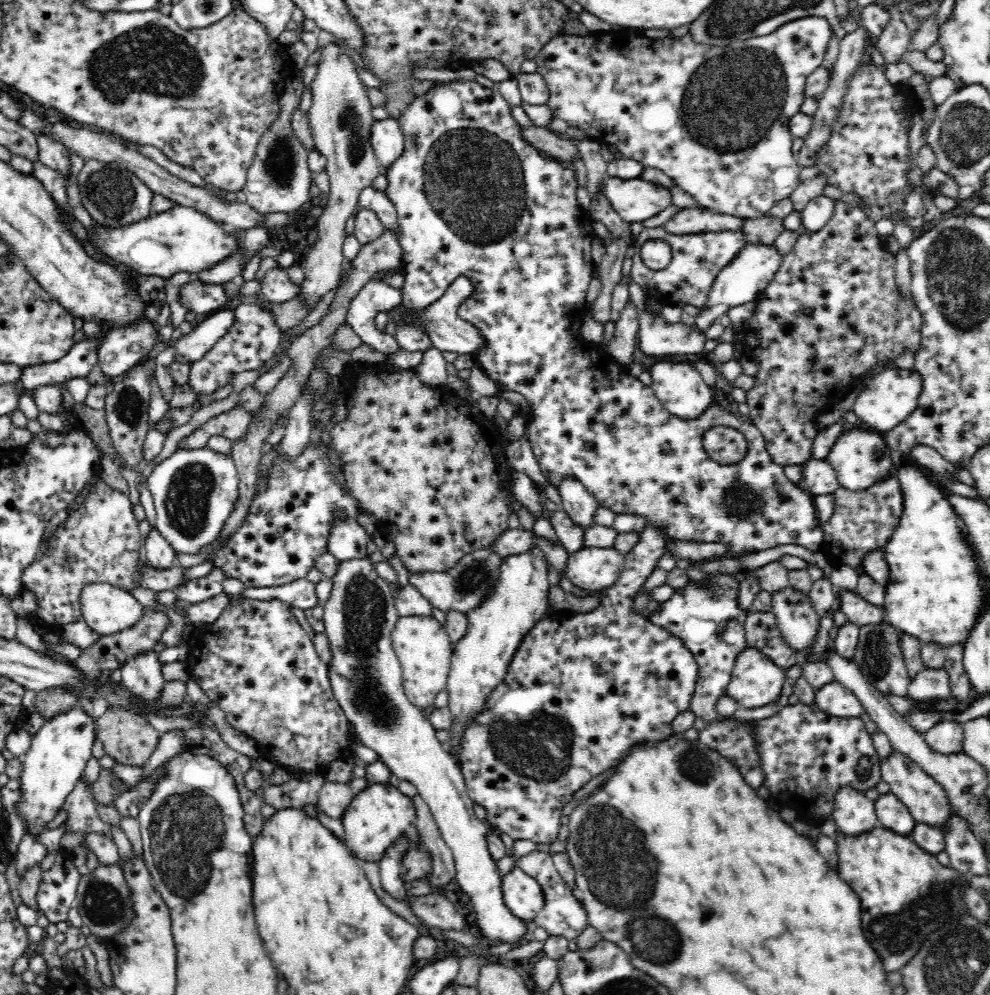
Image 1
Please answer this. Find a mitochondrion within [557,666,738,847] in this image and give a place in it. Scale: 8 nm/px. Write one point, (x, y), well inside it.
(694, 765)

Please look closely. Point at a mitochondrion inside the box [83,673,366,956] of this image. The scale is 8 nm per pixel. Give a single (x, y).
(186, 832)

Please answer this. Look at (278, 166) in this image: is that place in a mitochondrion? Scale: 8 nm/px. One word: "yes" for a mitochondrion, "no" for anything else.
yes

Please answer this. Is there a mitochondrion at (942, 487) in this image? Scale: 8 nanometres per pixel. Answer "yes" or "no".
no

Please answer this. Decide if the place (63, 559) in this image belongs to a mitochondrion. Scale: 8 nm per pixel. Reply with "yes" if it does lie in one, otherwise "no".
yes

